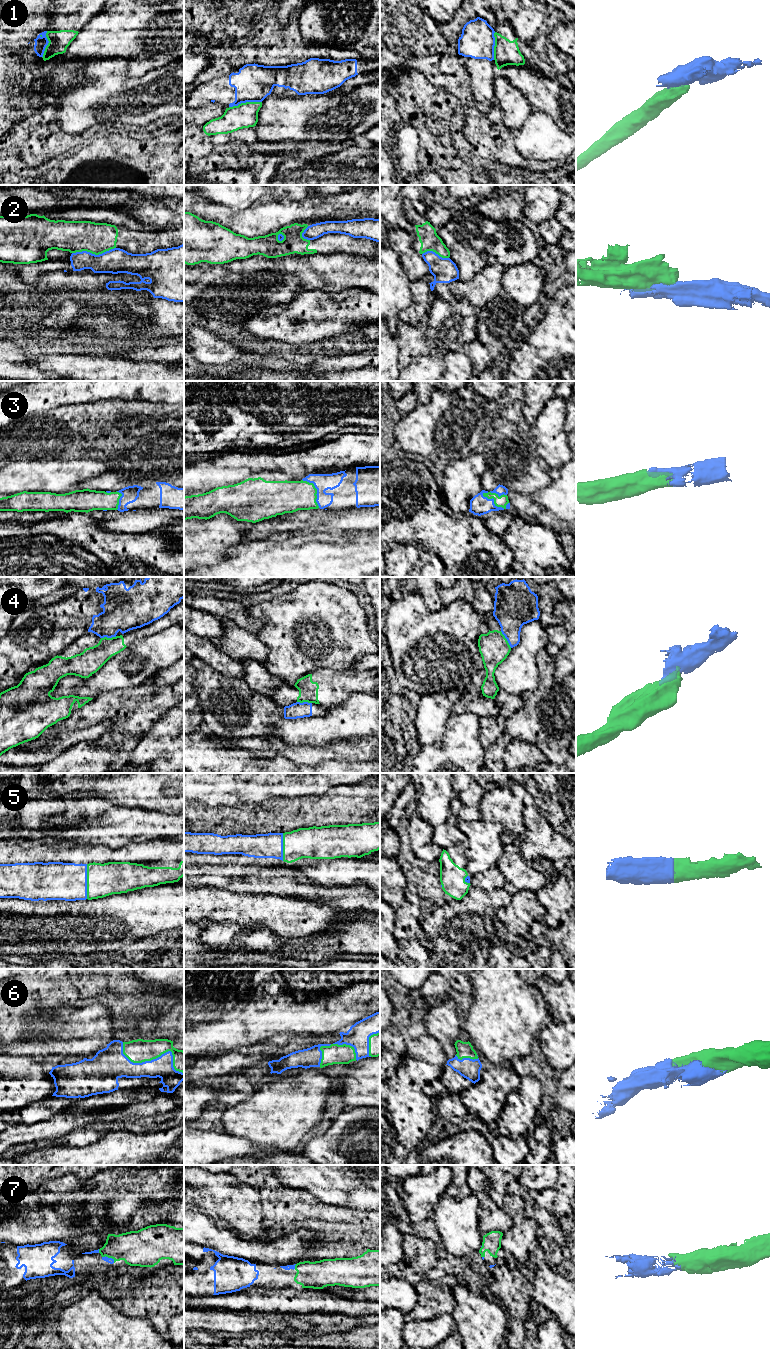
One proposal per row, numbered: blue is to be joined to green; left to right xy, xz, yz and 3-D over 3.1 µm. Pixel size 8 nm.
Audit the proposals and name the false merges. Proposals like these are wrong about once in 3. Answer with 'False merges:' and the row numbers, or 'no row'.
False merges: 1, 2, 4

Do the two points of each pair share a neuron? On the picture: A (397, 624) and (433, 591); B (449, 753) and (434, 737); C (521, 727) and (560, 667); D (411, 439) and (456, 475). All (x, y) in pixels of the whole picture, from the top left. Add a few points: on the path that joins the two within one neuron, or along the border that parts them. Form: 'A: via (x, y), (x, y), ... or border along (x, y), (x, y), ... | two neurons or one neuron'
A: border along (418, 591), (431, 610), (440, 611), (445, 606) | two neurons
B: border along (448, 722), (443, 742), (439, 746), (422, 746) | two neurons
C: border along (553, 664), (553, 675), (557, 680), (561, 681) | two neurons
D: border along (472, 453), (463, 458), (450, 461) | two neurons

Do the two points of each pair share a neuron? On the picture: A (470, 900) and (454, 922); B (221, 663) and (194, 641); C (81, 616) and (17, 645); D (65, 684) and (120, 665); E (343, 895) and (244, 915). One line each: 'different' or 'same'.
A: same
B: same
C: same
D: same
E: different

